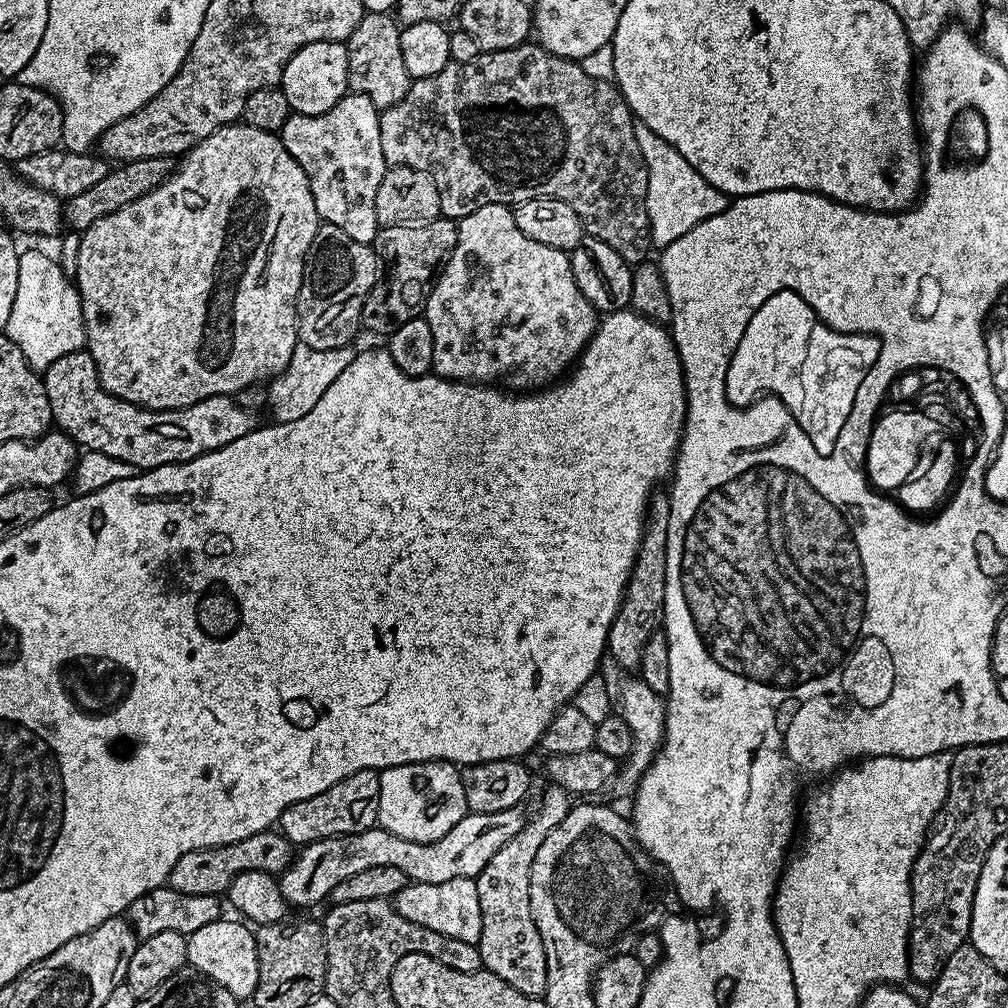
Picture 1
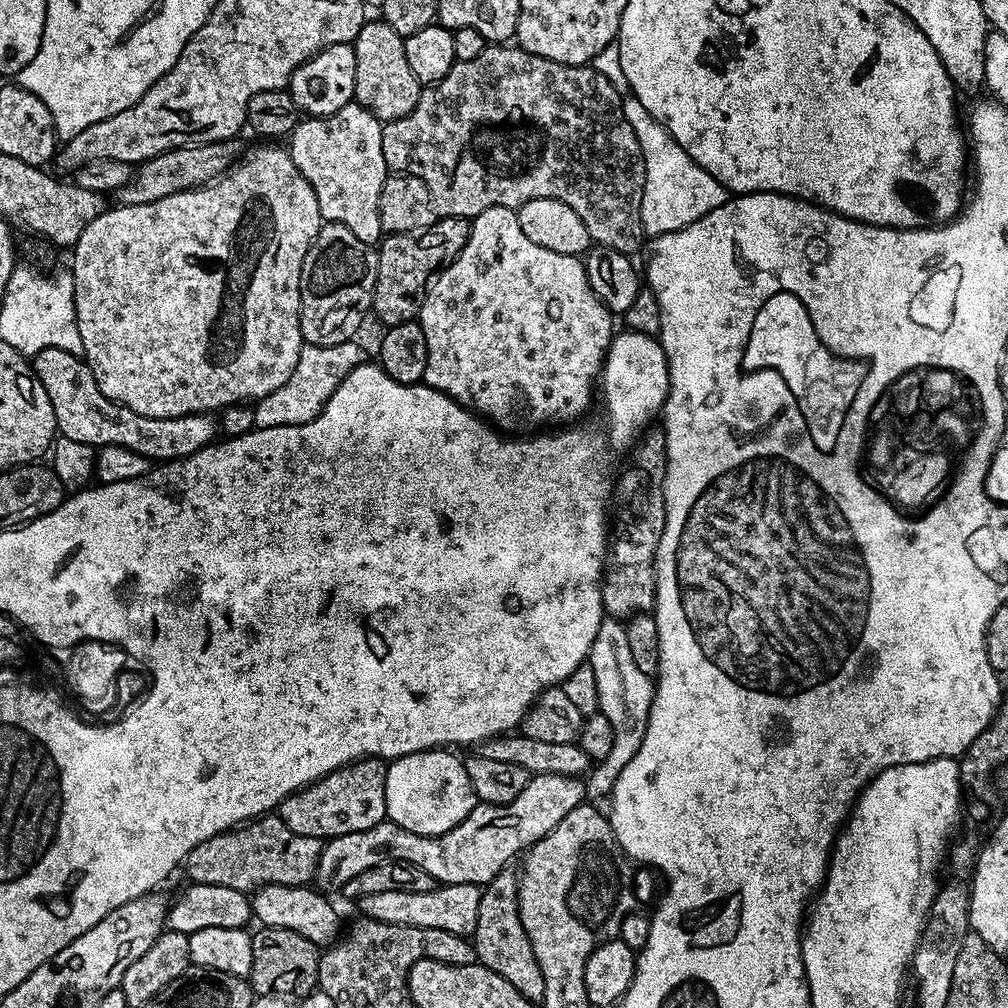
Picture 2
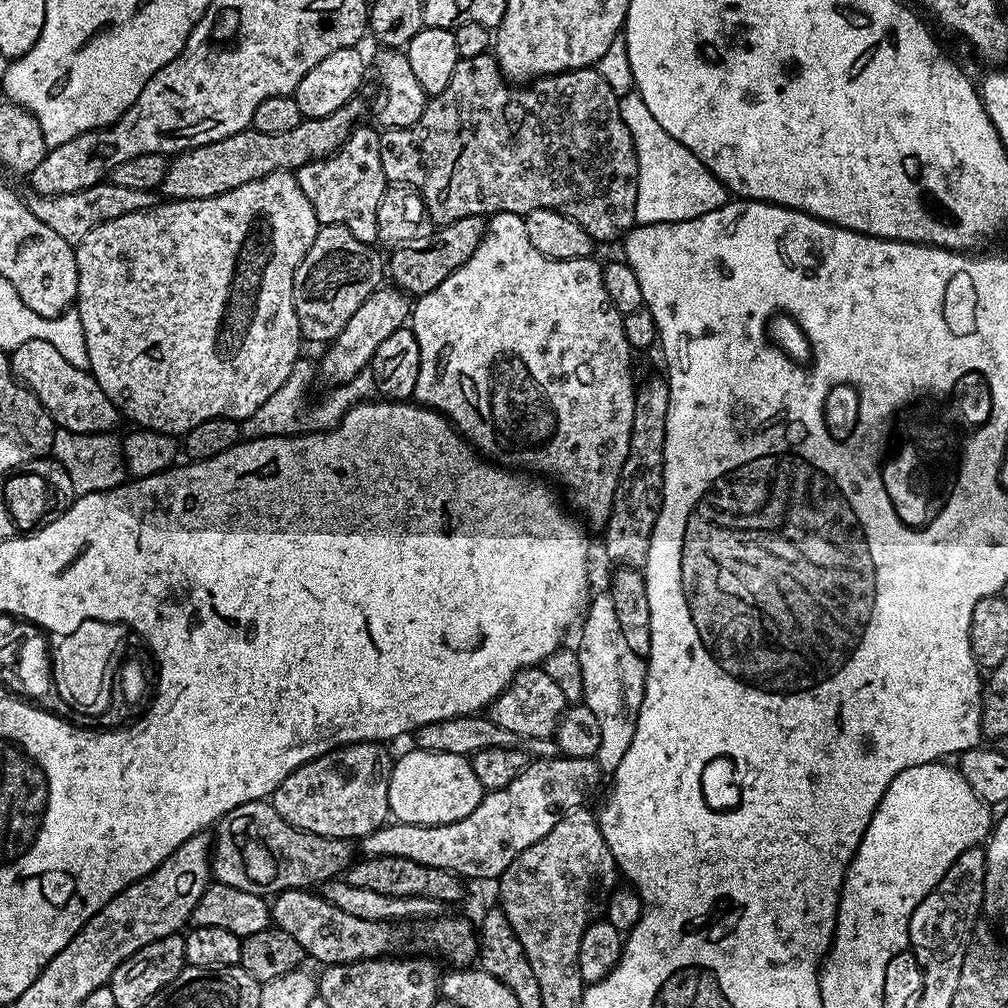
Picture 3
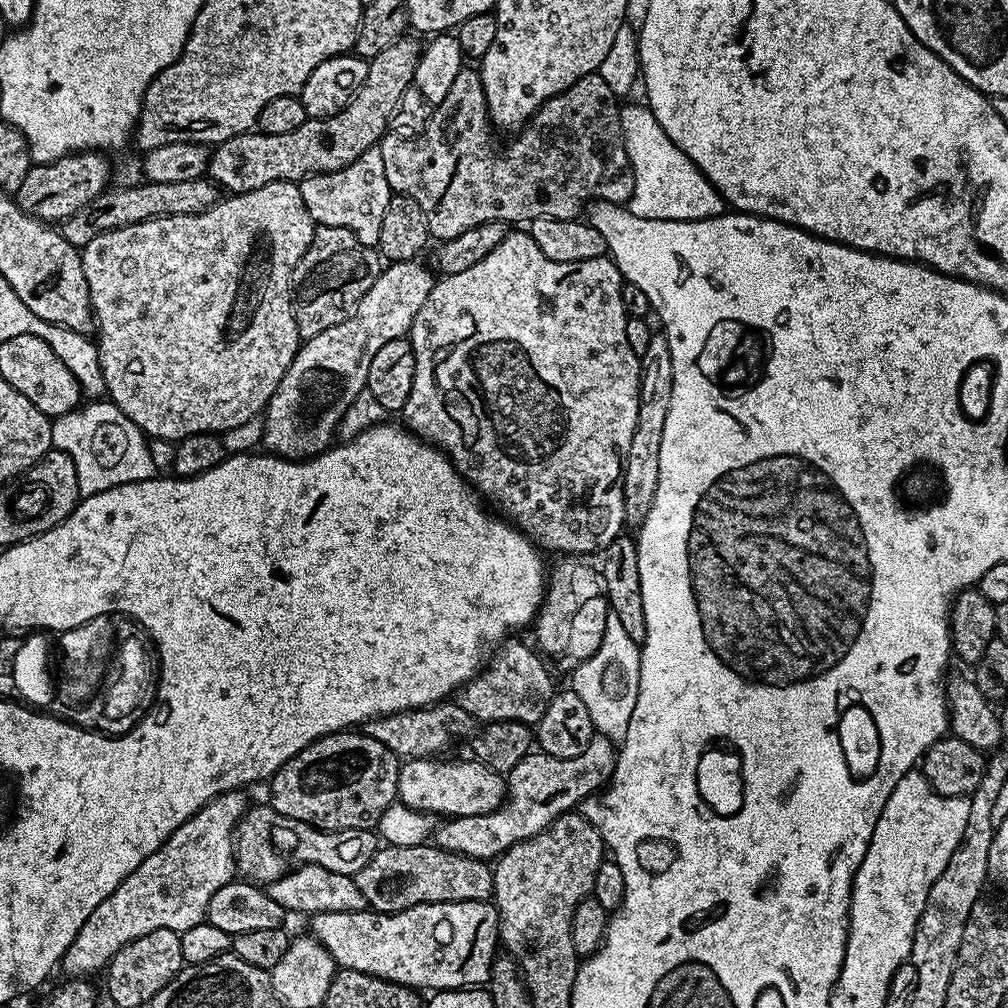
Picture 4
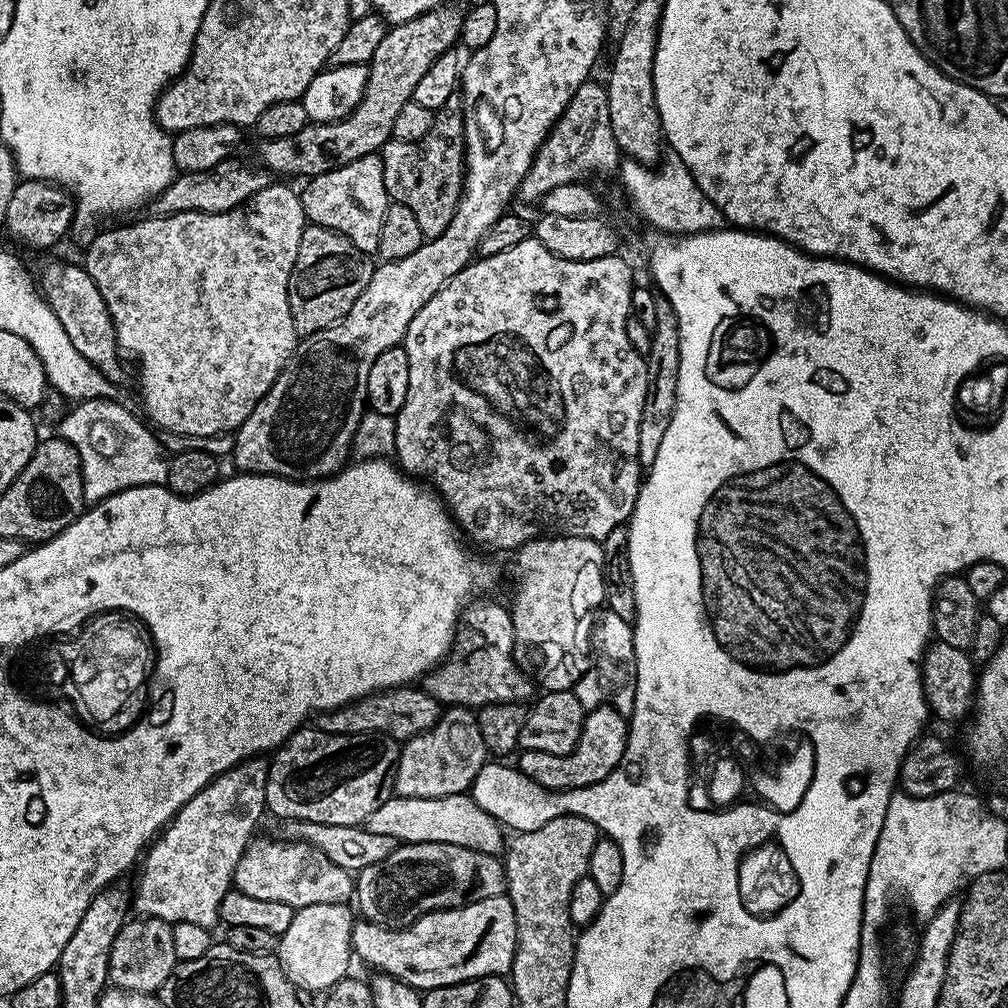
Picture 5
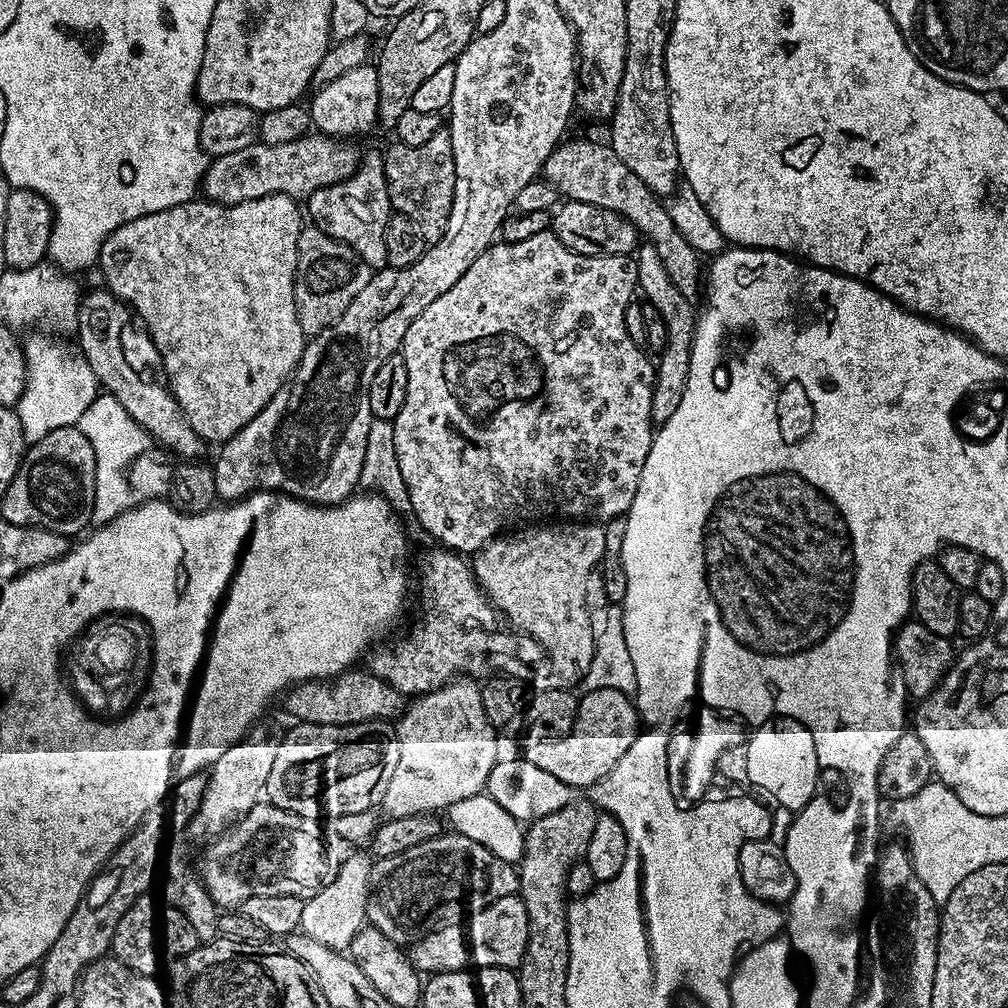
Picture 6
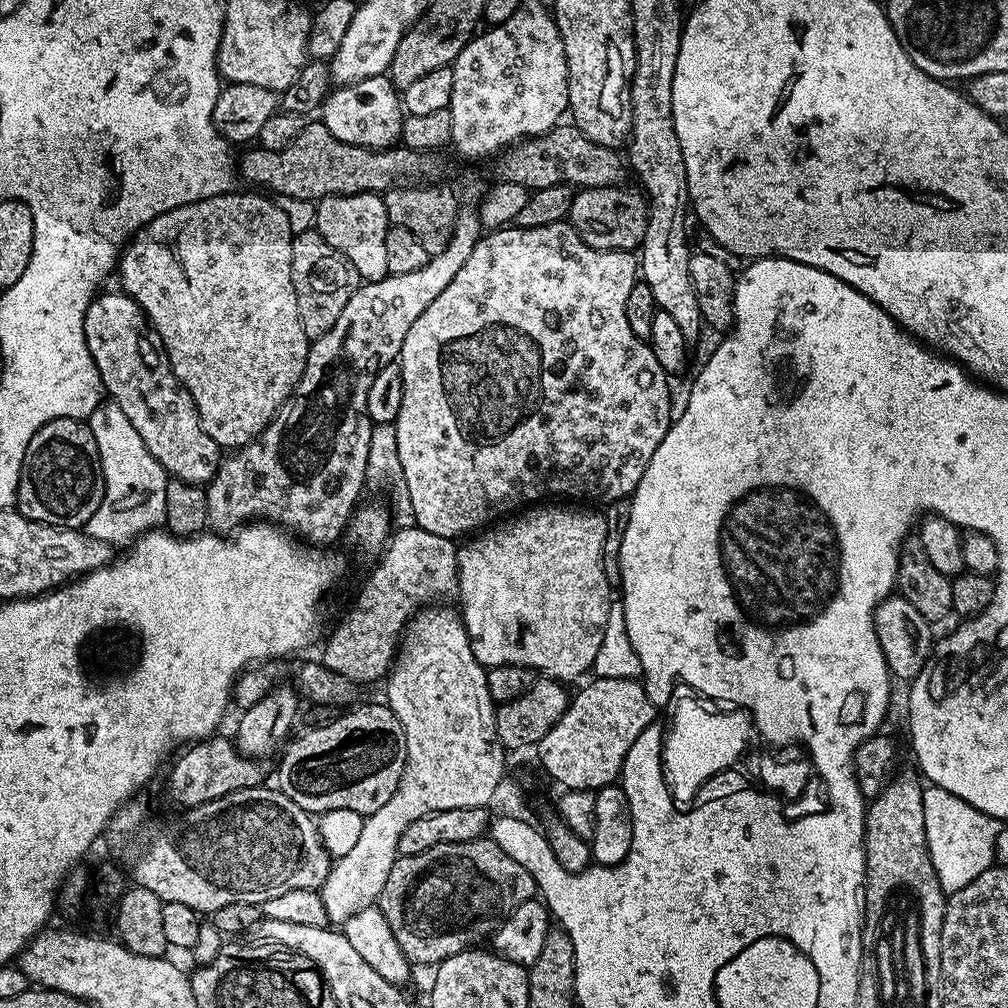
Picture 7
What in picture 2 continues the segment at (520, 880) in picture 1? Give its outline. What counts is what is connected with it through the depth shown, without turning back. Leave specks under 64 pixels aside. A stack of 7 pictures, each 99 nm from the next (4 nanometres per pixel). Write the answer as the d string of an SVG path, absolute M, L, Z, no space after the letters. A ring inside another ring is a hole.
M511 867L504 869L483 885L478 902L478 922L472 932L470 943L476 950L476 960L494 974L502 974L518 994L527 1000L543 1001L546 982L542 982L542 970L538 966L538 958L534 958L534 946L530 946L530 938L526 938L526 930L522 930L522 918L518 914L518 876Z

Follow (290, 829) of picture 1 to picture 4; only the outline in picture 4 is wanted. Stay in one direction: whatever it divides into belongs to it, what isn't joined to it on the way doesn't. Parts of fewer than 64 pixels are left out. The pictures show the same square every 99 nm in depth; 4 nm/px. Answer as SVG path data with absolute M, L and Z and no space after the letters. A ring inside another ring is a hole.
M356 730L331 732L329 736L318 738L306 750L294 754L290 762L286 762L270 778L272 784L272 800L270 807L286 818L301 820L322 828L325 832L338 830L354 830L355 828L372 828L379 825L382 814L392 804L397 803L398 774L401 757L387 749L382 742L365 736Z

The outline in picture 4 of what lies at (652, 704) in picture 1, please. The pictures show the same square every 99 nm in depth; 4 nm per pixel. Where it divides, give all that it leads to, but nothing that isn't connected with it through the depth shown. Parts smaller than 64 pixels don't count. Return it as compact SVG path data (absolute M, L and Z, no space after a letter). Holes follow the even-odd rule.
M609 611L605 616L600 645L593 656L586 657L573 670L570 688L586 705L593 729L607 740L622 742L626 738L626 726L630 726L630 714L634 714L634 702L638 702L641 645L626 634L622 622L618 622L618 614Z

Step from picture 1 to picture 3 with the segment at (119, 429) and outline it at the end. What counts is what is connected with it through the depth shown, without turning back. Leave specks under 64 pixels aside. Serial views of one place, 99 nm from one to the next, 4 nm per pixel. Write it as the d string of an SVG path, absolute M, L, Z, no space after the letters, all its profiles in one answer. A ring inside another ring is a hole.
M22 342L22 346L10 352L10 363L13 376L35 394L38 402L42 402L57 429L78 435L111 433L114 429L112 427L122 420L120 409L114 406L114 402L110 402L110 398L106 398L102 386L98 386L92 373L87 368L79 369L66 362L58 350L50 346L50 342Z

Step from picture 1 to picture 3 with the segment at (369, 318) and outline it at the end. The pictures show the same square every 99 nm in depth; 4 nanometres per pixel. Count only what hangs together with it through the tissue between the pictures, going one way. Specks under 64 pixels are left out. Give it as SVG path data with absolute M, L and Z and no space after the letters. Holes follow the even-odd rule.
M471 216L462 218L458 222L450 222L437 227L425 240L417 240L415 244L405 244L391 253L392 261L389 259L386 264L390 273L391 283L399 288L401 292L412 298L419 298L426 295L434 286L446 282L458 266L478 250L478 246L484 237L485 217Z

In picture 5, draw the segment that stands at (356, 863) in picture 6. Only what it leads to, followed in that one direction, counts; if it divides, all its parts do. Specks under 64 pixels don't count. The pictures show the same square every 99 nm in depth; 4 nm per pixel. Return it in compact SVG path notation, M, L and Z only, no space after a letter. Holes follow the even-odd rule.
M347 903L343 904L319 904L318 906L306 906L293 911L290 926L278 936L278 959L284 968L284 973L296 984L296 987L305 993L327 993L329 988L336 985L339 980L349 975L348 967L354 964L352 950L352 926L354 912Z

